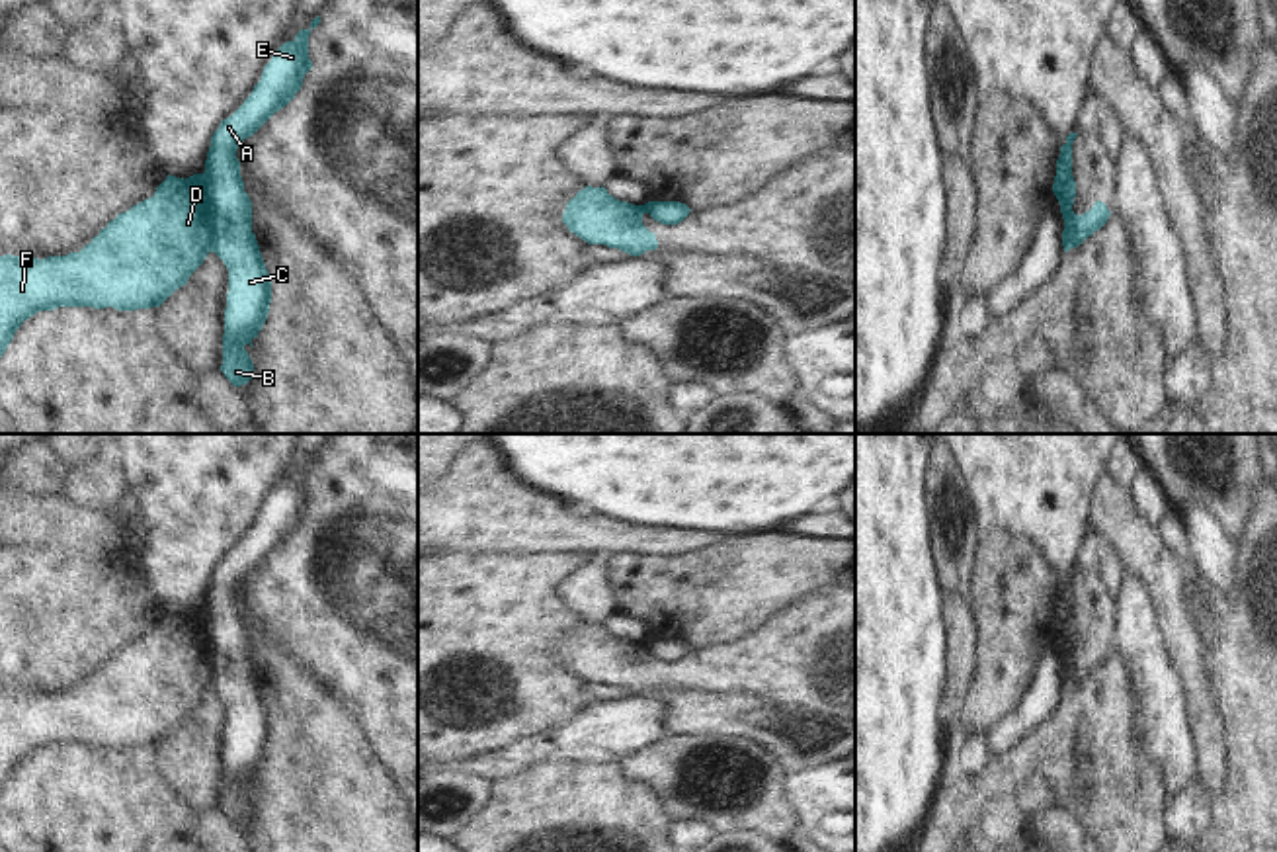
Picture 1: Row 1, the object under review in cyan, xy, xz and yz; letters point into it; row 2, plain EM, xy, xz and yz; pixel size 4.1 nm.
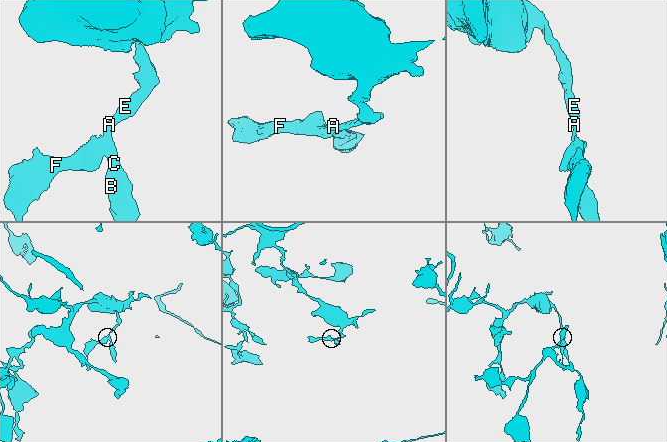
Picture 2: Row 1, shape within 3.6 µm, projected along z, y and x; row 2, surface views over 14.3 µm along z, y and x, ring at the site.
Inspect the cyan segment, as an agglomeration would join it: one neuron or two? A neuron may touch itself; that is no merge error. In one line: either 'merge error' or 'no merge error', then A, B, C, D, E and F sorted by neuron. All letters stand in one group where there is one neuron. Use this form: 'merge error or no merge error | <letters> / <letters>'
merge error | A B C E / D F

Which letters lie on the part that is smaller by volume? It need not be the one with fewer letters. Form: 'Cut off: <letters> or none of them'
Cut off: D, F

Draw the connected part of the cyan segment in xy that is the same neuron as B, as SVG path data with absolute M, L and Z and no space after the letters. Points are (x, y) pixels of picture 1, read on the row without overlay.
M320 453L275 489L252 532L213 571L205 598L205 635L213 649L211 690L228 707L221 809L234 825L246 823L254 813L244 784L258 776L271 741L271 717L252 670L252 639L244 629L236 586L301 528L312 506L309 473L318 461Z

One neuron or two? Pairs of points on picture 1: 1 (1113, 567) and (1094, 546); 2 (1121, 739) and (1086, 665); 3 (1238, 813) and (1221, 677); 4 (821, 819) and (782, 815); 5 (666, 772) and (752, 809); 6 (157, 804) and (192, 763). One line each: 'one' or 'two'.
1: one
2: two
3: one
4: two
5: one
6: two

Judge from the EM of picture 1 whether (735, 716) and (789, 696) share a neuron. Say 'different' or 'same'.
different

